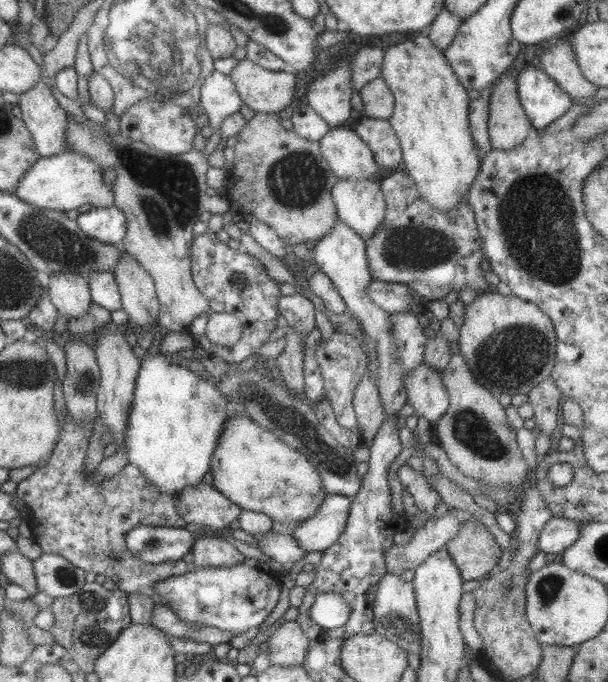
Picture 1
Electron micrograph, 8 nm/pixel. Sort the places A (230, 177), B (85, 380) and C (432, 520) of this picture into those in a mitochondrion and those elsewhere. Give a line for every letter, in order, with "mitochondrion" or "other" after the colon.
A: other
B: mitochondrion
C: other

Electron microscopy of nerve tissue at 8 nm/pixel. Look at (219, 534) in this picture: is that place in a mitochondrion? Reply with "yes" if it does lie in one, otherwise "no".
no

